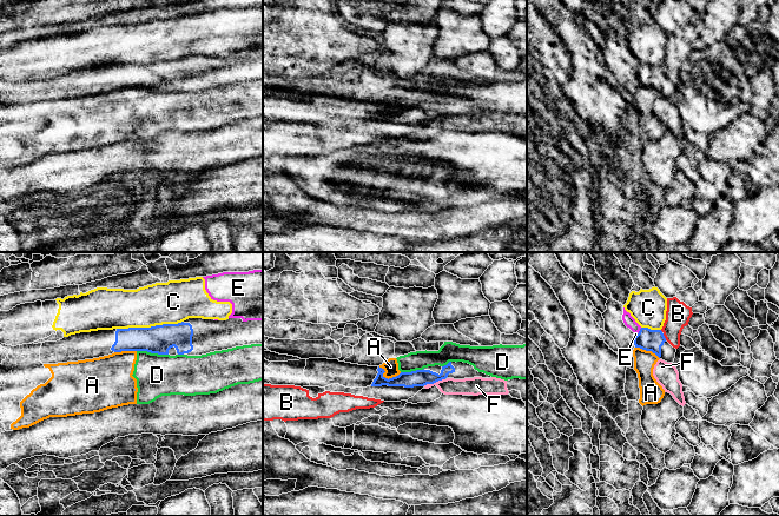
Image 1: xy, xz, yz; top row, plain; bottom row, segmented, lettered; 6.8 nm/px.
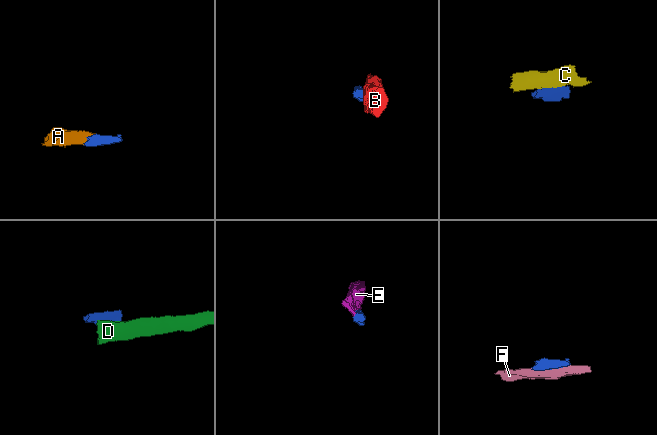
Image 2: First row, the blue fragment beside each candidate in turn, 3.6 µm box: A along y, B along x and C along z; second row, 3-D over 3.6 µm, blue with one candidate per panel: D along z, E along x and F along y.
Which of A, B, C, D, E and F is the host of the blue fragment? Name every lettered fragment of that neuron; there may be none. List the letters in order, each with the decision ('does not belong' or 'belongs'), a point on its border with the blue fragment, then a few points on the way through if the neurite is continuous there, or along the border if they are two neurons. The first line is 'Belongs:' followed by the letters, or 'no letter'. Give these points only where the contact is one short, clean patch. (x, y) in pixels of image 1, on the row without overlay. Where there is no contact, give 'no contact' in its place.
Belongs: no letter
A: does not belong; meets blue in xz at (387, 114); border along xz (378, 103), (388, 114), (395, 113), (401, 108)
B: does not belong; meets blue in yz at (664, 73); border along yz (662, 70), (666, 75)
C: does not belong; meets blue in xy at (151, 63); border along xy (183, 57), (117, 65)
D: does not belong; meets blue in xy at (152, 88); border along xy (137, 86), (167, 91)
E: does not belong; meets blue in yz at (639, 68); border along yz (641, 64), (635, 72)
F: does not belong; meets blue in xz at (434, 118); border along xz (444, 114), (423, 121)

